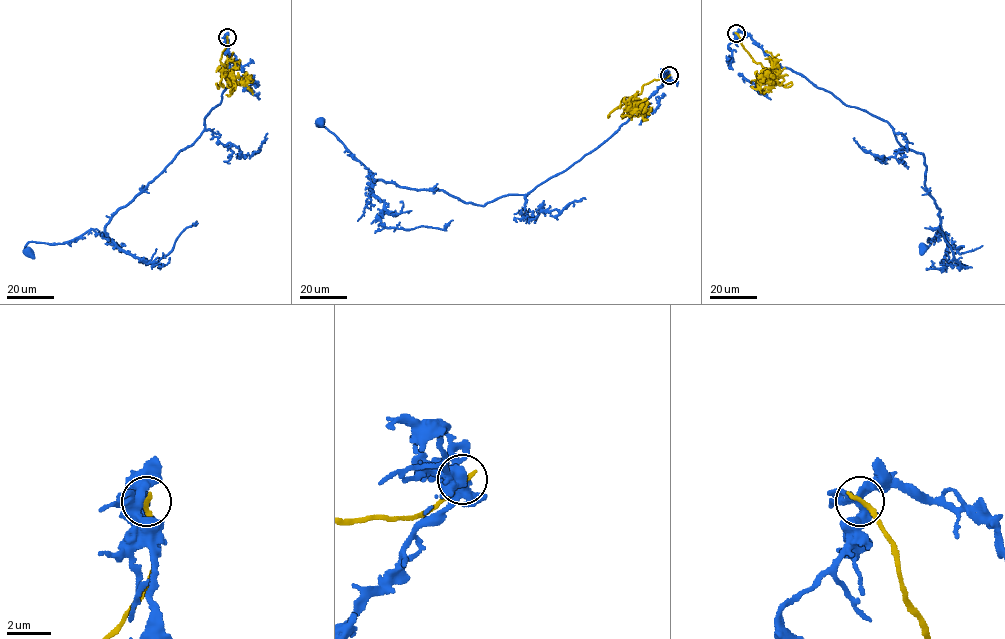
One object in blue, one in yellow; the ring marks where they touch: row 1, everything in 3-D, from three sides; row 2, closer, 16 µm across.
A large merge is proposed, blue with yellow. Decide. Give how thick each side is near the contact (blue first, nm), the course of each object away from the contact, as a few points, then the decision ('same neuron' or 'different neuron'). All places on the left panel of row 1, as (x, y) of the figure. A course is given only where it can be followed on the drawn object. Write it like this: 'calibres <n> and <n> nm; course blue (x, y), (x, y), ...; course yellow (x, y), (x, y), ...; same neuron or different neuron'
calibres 300 and 240 nm; course blue (227, 36), (227, 87), (195, 141), (117, 210), (104, 234), (90, 229), (62, 243), (29, 242), (27, 253); course yellow (227, 37), (220, 60), (226, 80), (232, 86), (235, 80), (243, 81), (248, 88); different neuron

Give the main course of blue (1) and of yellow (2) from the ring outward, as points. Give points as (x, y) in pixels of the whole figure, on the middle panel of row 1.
1: (669, 75), (619, 129), (565, 170), (527, 194), (482, 205), (441, 190), (372, 182), (368, 169), (319, 121)
2: (669, 75), (644, 85), (622, 116), (644, 109), (648, 101)

